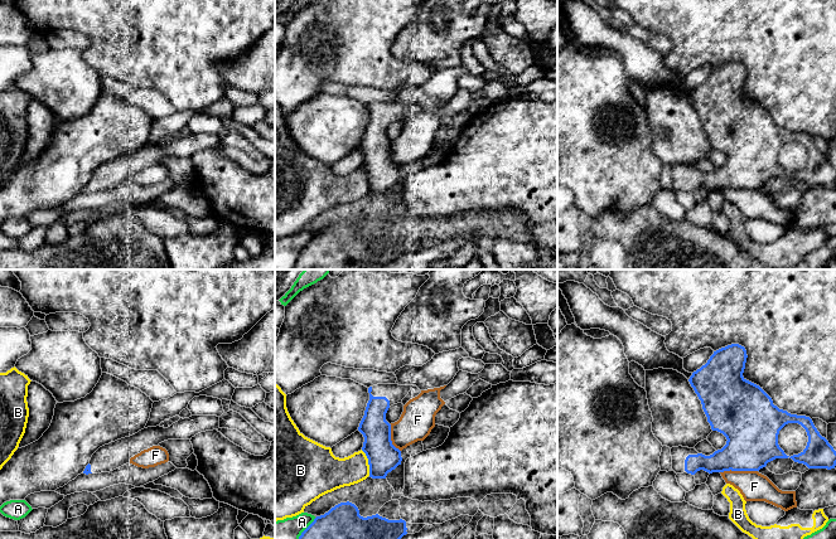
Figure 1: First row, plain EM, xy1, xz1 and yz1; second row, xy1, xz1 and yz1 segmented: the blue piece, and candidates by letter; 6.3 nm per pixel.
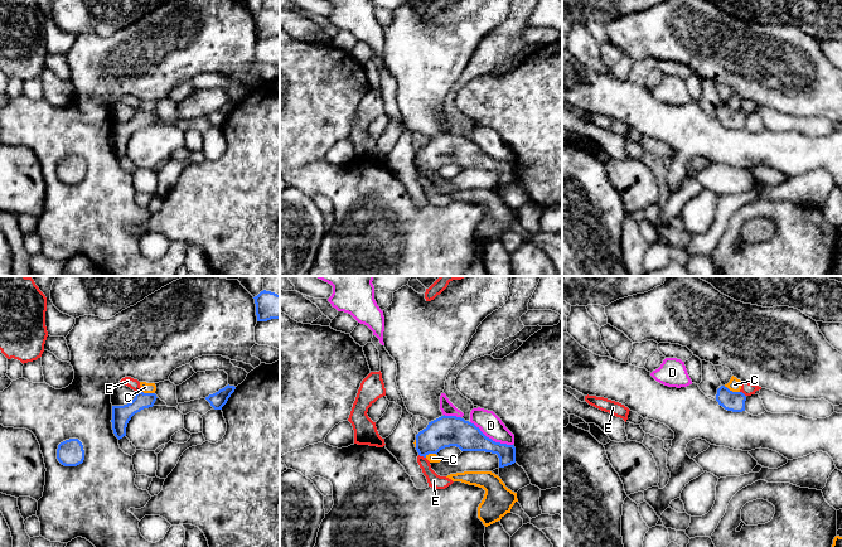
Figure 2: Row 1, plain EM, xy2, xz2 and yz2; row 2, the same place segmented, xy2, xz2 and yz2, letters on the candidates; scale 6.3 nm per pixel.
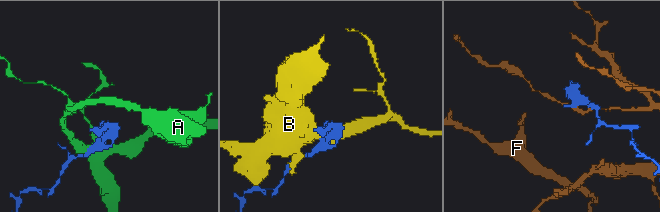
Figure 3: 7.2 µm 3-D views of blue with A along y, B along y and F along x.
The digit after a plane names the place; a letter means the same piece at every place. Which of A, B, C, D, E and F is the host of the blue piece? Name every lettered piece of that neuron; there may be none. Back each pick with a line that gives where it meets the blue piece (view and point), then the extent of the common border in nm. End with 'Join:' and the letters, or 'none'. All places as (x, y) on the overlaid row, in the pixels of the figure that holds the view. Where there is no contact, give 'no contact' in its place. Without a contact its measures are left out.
Join: none

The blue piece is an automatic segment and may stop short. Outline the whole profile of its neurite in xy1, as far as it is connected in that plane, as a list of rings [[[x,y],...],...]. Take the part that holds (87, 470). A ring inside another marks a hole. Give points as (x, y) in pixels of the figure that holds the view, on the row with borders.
[[[192,416],[180,418],[170,427],[148,427],[137,433],[100,447],[91,457],[83,474],[113,471],[130,462],[130,458],[168,440],[192,440],[195,434],[219,428],[217,416]]]

